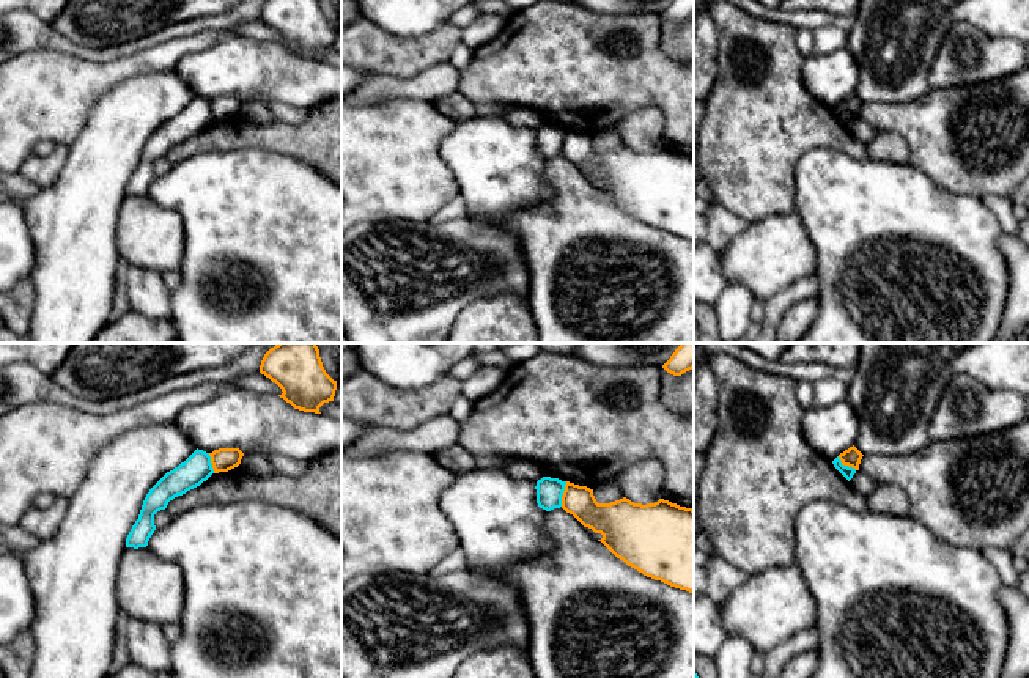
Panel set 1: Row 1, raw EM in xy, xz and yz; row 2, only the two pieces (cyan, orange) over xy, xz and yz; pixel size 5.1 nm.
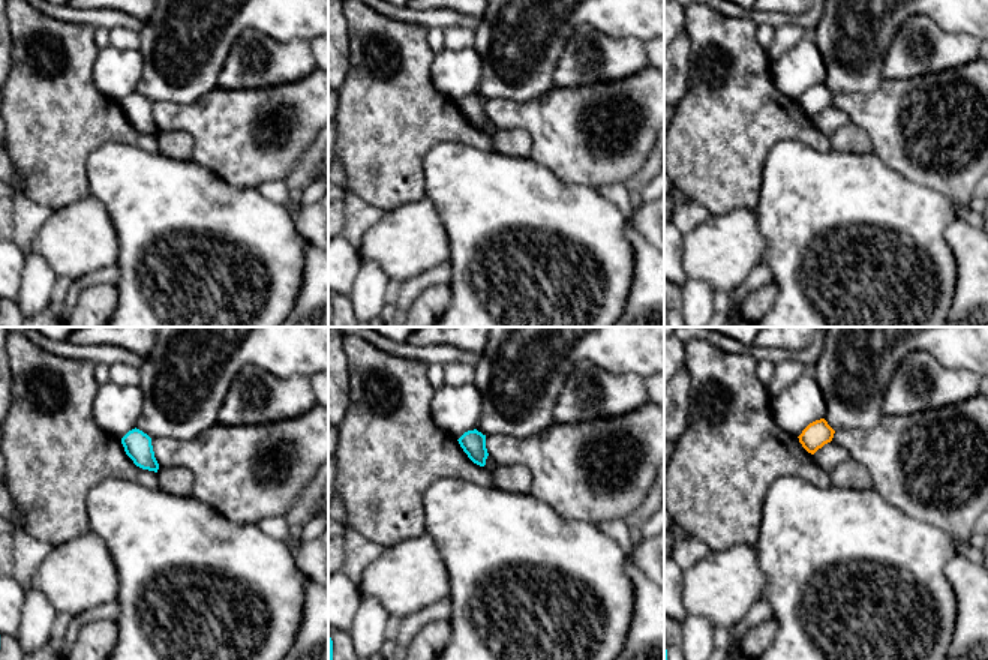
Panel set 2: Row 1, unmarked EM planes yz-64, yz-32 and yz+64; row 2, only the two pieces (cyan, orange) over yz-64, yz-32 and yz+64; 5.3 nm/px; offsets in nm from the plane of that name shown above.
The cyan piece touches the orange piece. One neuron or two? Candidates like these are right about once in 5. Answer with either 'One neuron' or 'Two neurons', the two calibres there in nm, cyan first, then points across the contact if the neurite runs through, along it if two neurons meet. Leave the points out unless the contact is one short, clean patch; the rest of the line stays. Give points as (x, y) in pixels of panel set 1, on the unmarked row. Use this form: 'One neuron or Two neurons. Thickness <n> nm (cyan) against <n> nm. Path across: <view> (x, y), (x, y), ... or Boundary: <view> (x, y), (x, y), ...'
Two neurons. Thickness 140 nm (cyan) against 160 nm. Boundary: xz (567, 129), (560, 153)

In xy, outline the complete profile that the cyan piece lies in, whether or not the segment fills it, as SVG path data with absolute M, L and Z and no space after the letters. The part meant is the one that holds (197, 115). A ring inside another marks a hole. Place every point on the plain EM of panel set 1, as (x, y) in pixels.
M198 96L178 115L167 120L146 142L138 167L126 186L126 195L146 195L156 178L154 162L165 157L175 145L200 134L212 121L209 101Z

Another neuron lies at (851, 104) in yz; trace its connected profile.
M853 93L848 98L845 98L843 101L840 101L839 107L842 109L843 113L859 118L862 104L864 102Z

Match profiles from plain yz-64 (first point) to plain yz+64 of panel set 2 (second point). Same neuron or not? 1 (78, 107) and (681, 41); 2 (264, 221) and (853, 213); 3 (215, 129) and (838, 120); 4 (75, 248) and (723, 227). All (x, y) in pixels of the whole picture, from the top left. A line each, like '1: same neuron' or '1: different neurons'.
1: different neurons
2: same neuron
3: different neurons
4: same neuron

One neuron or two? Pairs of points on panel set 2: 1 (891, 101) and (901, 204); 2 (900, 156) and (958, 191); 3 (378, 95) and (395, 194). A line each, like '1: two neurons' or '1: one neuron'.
1: two neurons
2: one neuron
3: one neuron

